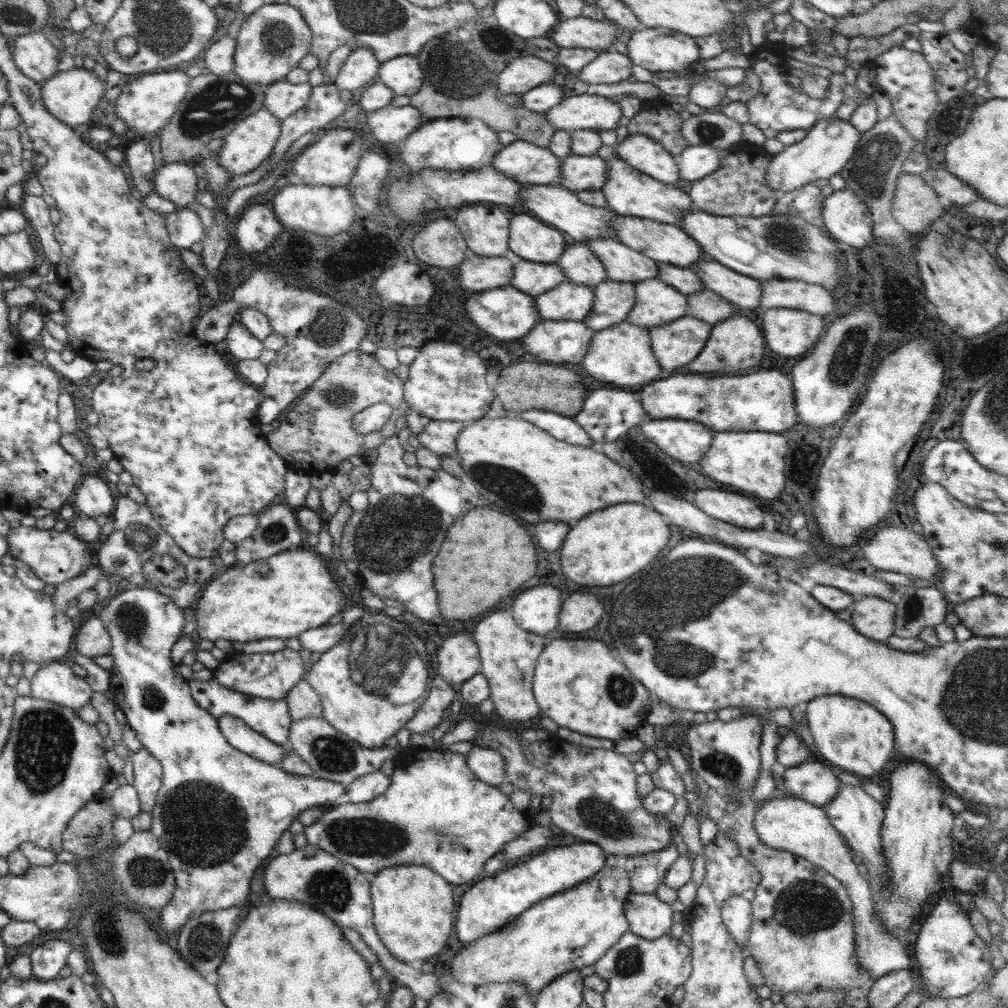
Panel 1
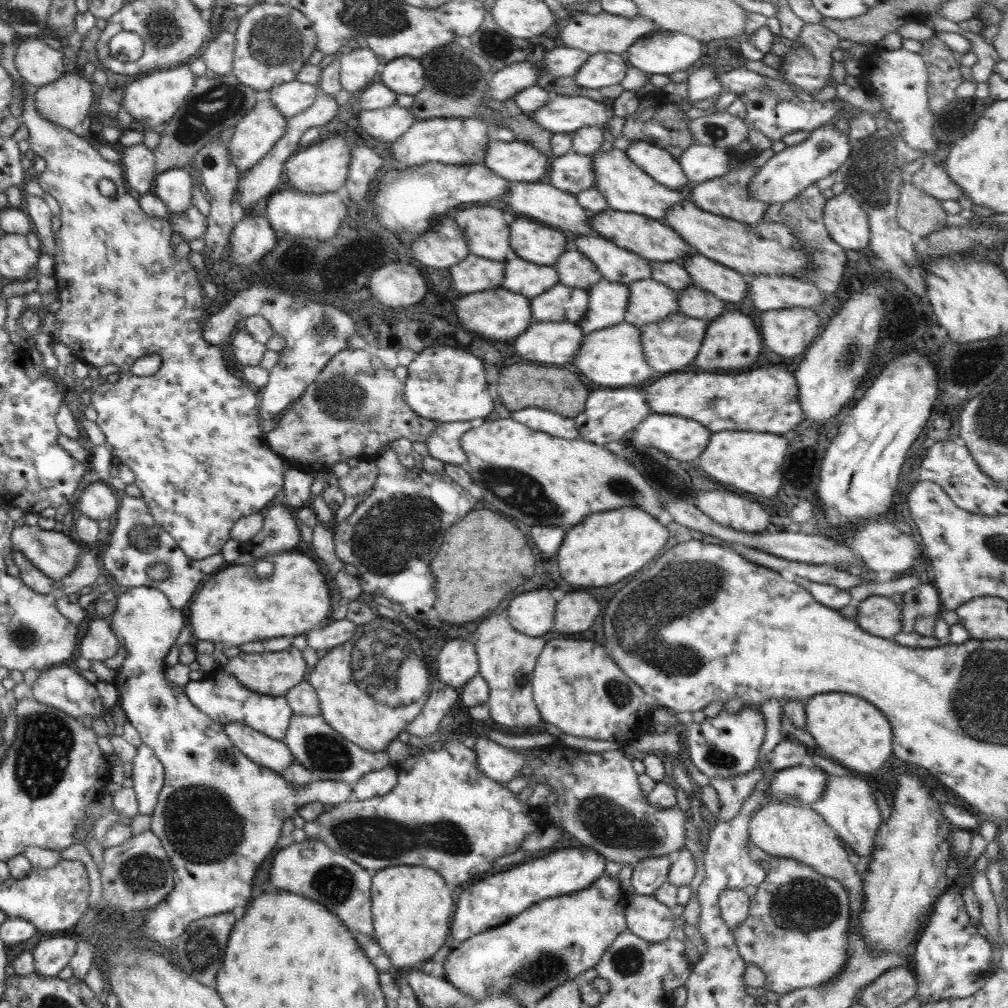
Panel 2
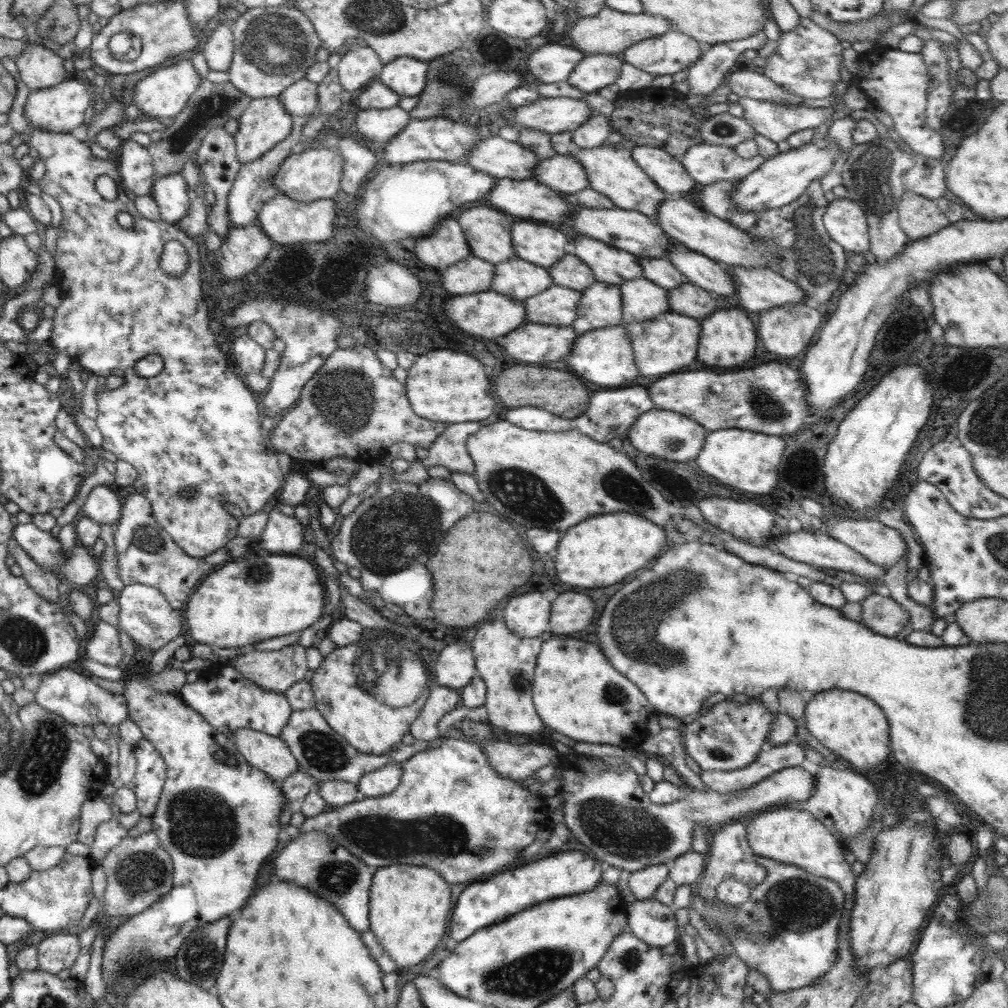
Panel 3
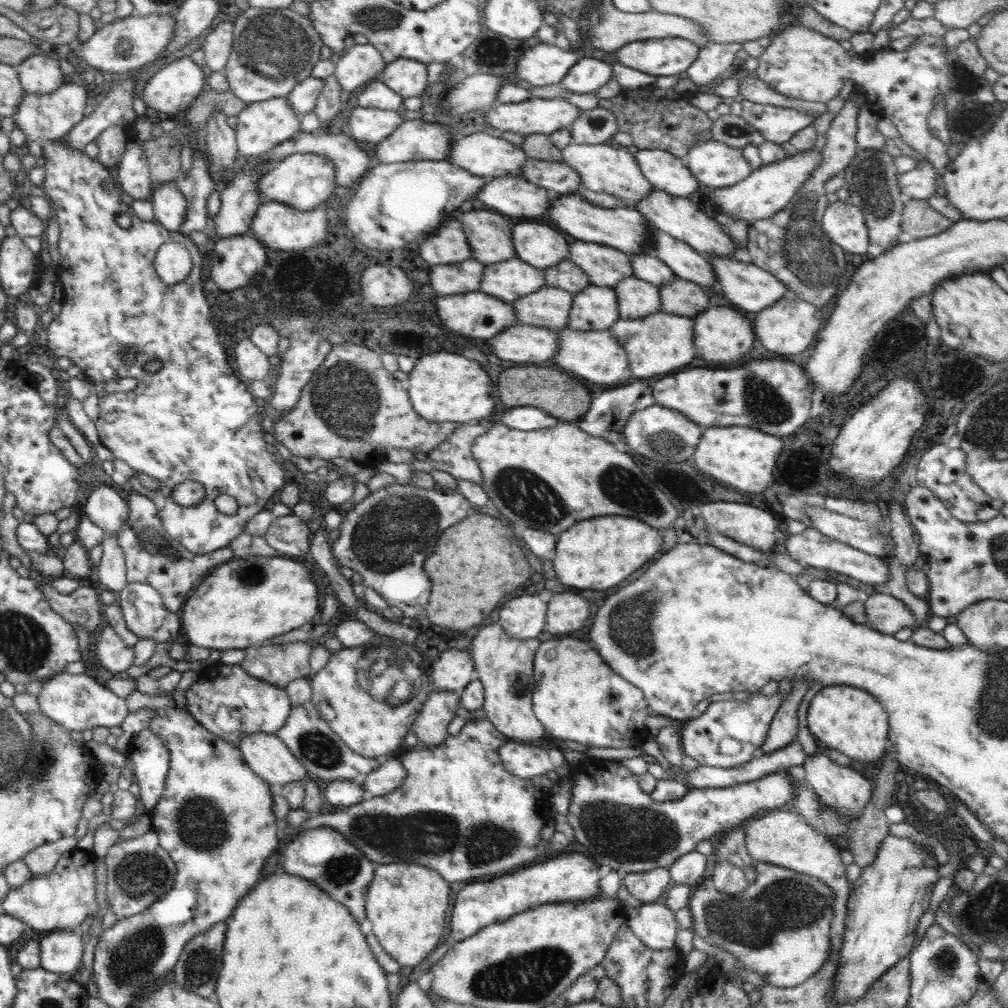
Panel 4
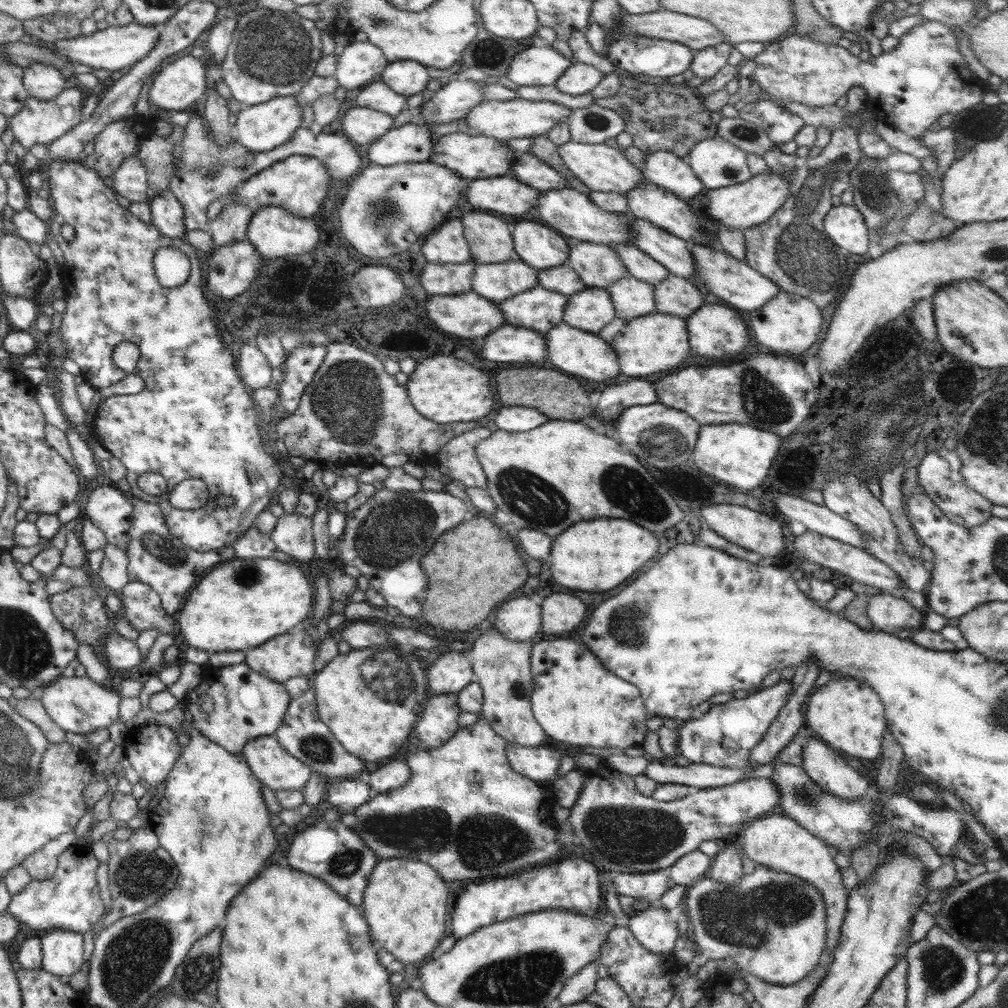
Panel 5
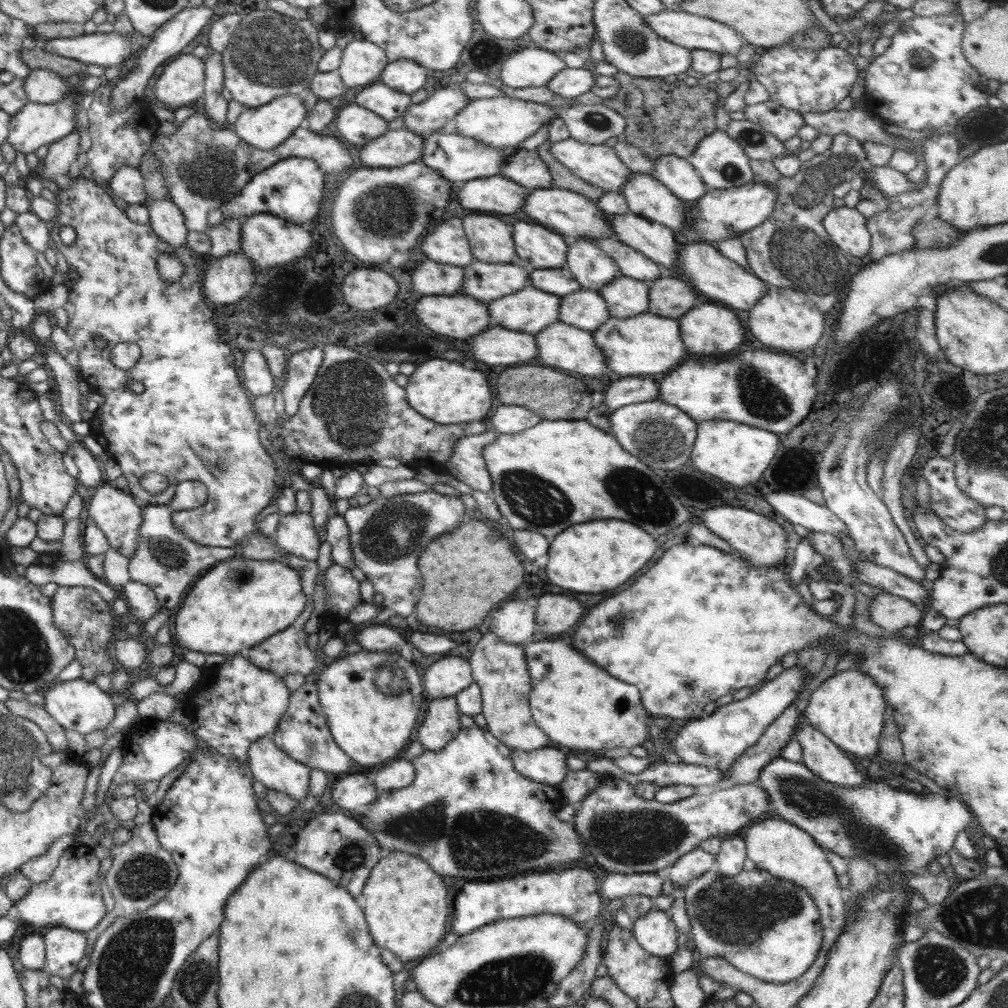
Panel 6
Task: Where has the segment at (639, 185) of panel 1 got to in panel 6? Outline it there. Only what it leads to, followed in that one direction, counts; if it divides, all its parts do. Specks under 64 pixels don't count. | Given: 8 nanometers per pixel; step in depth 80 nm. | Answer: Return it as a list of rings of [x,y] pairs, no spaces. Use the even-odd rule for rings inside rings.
[[[568,137],[560,142],[550,143],[552,156],[556,161],[562,163],[572,174],[580,177],[584,182],[593,184],[598,188],[620,192],[623,184],[631,177],[633,172],[622,160],[616,155],[616,151],[612,147],[602,144],[583,143]]]

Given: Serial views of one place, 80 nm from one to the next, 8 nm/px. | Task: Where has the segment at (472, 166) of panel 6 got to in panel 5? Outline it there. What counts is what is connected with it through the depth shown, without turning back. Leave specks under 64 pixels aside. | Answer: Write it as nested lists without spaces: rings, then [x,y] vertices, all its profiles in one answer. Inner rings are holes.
[[[451,133],[444,136],[433,136],[433,156],[428,161],[438,163],[453,170],[462,178],[473,181],[481,178],[510,176],[515,163],[517,152],[508,144],[498,139],[473,133]]]

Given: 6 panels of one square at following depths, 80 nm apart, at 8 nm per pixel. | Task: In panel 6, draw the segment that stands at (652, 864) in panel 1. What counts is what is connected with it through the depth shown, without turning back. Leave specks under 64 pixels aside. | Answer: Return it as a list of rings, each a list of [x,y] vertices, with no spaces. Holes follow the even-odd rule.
[[[608,872],[602,882],[600,894],[604,902],[614,898],[624,898],[632,894],[657,897],[662,892],[662,878],[657,873],[620,874]]]

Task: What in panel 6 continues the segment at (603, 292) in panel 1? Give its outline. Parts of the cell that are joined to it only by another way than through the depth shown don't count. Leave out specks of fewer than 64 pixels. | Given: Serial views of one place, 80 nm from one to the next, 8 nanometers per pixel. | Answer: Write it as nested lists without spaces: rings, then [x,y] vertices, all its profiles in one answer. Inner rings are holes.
[[[579,288],[561,297],[559,321],[586,331],[596,331],[608,321],[608,306],[598,291]]]

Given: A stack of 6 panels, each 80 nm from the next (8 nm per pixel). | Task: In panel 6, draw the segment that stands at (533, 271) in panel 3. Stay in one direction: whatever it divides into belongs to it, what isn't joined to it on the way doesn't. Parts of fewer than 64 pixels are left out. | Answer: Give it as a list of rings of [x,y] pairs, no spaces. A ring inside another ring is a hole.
[[[476,259],[463,267],[464,284],[460,293],[486,305],[529,284],[529,271],[523,264],[489,263]]]

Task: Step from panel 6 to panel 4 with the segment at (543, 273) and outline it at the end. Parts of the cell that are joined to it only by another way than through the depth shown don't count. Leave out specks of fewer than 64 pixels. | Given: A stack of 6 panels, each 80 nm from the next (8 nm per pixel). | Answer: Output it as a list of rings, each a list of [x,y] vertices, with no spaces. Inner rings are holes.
[[[569,258],[561,260],[556,266],[548,267],[543,273],[546,285],[567,290],[573,295],[591,284],[587,274]]]

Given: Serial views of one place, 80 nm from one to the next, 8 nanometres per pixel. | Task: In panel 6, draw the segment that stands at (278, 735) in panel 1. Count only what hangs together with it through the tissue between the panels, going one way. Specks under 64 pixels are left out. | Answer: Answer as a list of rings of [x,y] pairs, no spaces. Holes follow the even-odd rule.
[[[239,653],[228,657],[227,661],[217,667],[217,671],[212,672],[212,684],[209,689],[203,690],[201,694],[192,689],[188,701],[183,706],[196,706],[196,715],[188,722],[197,737],[202,738],[223,757],[246,763],[250,744],[259,738],[270,737],[277,730],[281,716],[287,711],[290,693],[284,679],[265,668],[258,668]]]

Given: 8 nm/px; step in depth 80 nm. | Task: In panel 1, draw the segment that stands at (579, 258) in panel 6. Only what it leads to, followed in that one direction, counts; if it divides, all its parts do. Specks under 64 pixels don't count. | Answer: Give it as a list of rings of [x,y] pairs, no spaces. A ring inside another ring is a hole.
[[[611,238],[585,240],[585,245],[597,254],[604,263],[607,278],[618,282],[637,283],[638,281],[656,279],[659,276],[657,262],[640,254],[637,250],[623,245]]]

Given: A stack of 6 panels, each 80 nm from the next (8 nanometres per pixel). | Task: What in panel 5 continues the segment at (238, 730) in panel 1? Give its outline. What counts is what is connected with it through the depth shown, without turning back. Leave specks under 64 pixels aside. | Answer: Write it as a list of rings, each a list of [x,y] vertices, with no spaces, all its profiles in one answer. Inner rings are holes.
[[[276,737],[253,738],[241,750],[253,775],[271,790],[302,792],[312,769],[281,747]]]

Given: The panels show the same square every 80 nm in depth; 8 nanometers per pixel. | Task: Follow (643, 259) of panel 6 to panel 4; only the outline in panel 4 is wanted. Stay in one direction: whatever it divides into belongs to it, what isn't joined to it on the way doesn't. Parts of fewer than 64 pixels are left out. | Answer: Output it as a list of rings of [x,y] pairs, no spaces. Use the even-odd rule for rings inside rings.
[[[649,252],[628,254],[628,260],[634,269],[634,276],[654,286],[664,286],[675,277],[665,262]]]

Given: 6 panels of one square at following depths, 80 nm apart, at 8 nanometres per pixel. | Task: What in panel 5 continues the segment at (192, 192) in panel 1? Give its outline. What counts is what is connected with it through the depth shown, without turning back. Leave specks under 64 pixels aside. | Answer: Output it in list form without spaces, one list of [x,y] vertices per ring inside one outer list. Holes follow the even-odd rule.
[[[169,190],[151,194],[148,200],[151,223],[170,238],[184,238],[185,212],[182,203]]]

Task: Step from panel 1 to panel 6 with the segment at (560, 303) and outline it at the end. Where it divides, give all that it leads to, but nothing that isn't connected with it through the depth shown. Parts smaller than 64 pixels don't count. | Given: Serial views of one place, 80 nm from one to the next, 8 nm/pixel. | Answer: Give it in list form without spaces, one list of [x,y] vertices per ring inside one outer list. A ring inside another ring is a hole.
[[[528,284],[522,290],[484,306],[492,326],[536,336],[550,324],[559,321],[560,299],[555,294]]]

